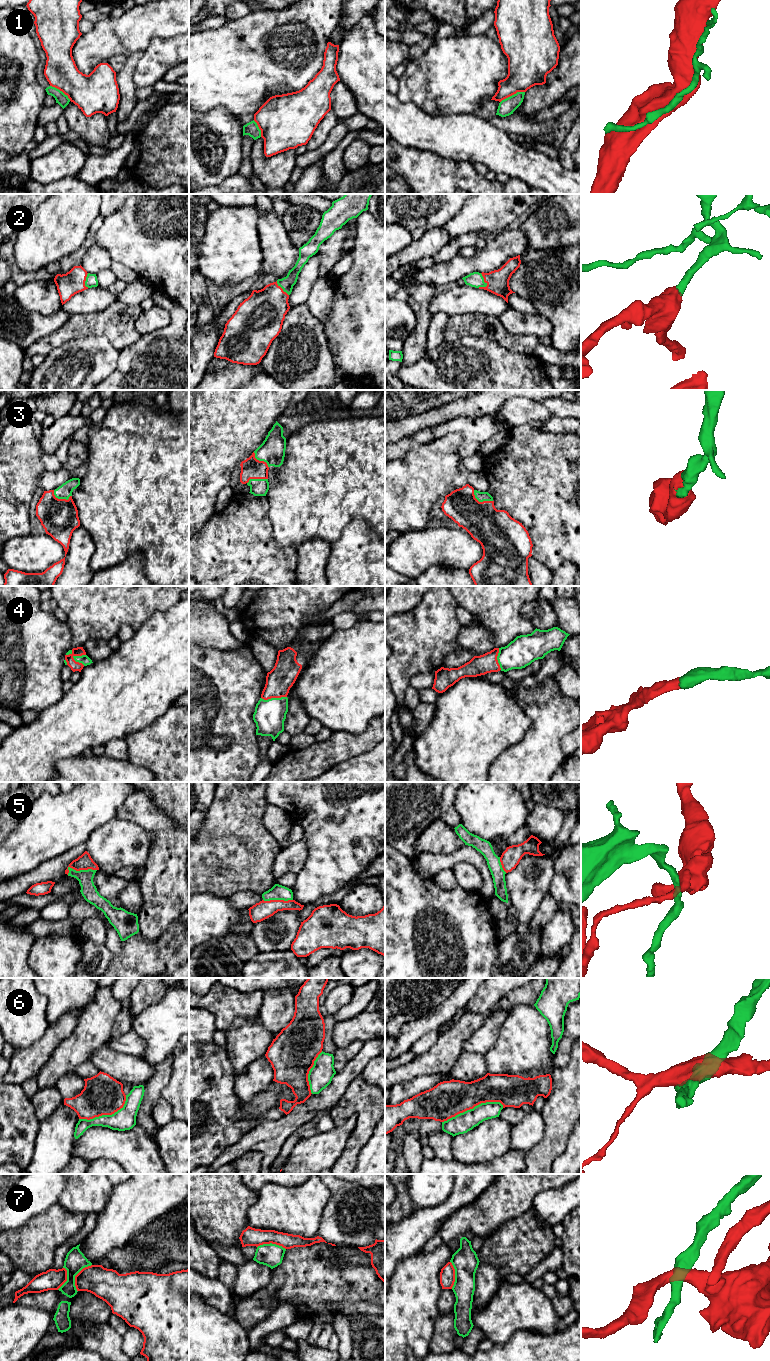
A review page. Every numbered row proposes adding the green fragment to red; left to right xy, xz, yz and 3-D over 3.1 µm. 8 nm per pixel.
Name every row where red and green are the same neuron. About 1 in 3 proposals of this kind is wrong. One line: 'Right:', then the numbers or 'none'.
Right: 2, 3, 4

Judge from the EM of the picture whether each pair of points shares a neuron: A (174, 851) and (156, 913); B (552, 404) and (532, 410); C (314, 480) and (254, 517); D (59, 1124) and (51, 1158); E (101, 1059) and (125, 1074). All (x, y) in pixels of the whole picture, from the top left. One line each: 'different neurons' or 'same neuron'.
A: same neuron
B: different neurons
C: different neurons
D: same neuron
E: same neuron

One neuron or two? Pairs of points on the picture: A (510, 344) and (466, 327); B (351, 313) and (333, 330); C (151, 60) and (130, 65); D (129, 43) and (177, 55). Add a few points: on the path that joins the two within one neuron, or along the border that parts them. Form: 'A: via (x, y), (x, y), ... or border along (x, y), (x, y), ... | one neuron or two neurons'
A: via (499, 336), (488, 335), (477, 327) | one neuron
B: via (347, 317), (337, 327) | one neuron
C: border along (143, 52), (133, 74), (133, 82), (137, 87) | two neurons
D: border along (168, 37), (154, 38), (143, 52) | two neurons

